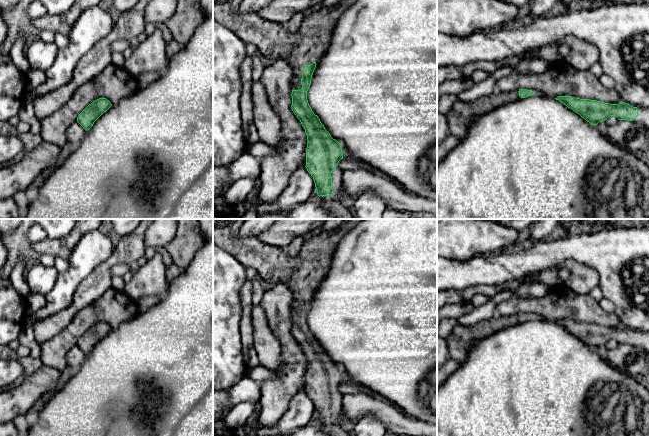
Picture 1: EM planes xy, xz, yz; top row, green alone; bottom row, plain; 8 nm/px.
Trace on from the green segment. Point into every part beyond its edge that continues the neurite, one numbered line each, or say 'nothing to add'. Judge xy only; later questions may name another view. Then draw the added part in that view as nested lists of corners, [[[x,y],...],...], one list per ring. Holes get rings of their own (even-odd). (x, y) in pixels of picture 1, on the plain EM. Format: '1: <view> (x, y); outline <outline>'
nothing to add

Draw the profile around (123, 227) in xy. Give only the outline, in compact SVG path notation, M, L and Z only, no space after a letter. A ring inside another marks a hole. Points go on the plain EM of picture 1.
M109 219L114 231L120 236L130 234L140 223L141 219Z

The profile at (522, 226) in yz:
M482 219L490 220L505 227L516 229L522 236L535 224L538 219Z

